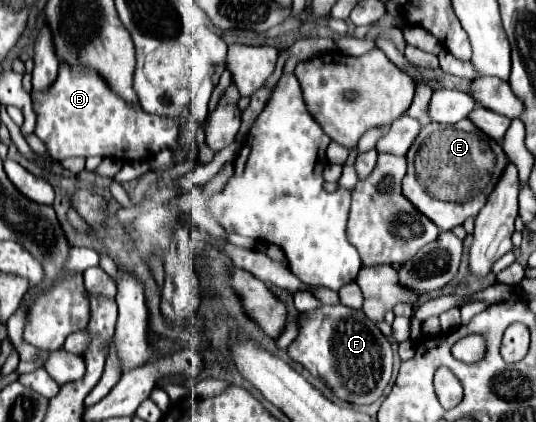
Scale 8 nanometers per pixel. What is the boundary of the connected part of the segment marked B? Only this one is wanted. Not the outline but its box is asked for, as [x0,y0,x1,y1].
[31,63,183,161]

